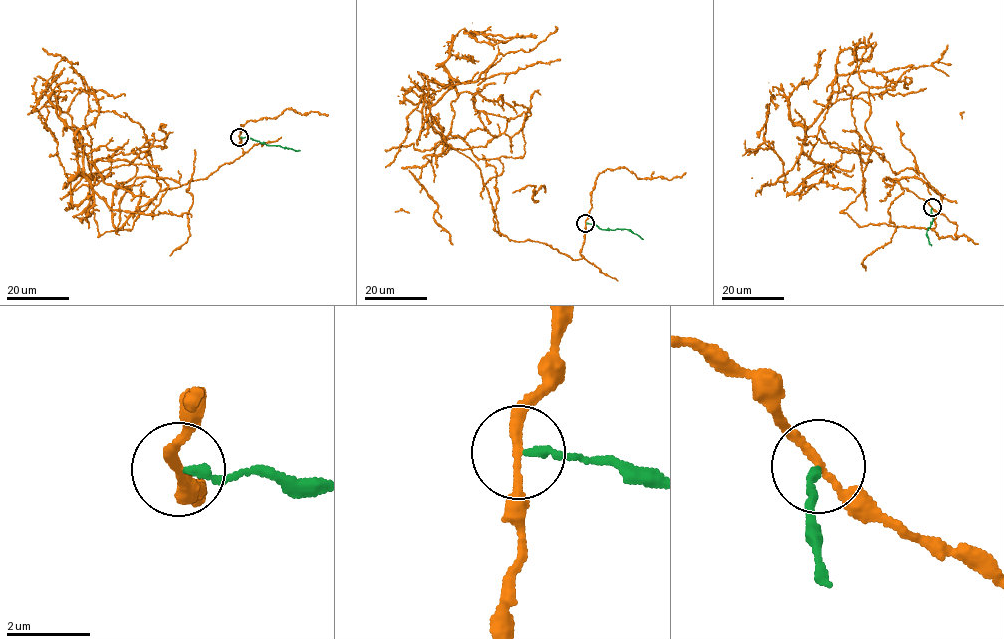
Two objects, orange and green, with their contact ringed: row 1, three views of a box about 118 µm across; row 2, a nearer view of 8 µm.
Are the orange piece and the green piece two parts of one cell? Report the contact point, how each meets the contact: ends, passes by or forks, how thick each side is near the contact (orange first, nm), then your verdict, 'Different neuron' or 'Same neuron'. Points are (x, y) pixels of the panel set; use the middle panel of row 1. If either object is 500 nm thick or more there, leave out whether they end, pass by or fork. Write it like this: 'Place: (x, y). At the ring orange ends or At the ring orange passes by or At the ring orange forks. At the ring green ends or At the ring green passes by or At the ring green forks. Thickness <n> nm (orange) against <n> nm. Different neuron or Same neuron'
Place: (585, 223). At the ring orange passes by. At the ring green ends. Thickness 190 nm (orange) against 200 nm. Different neuron

